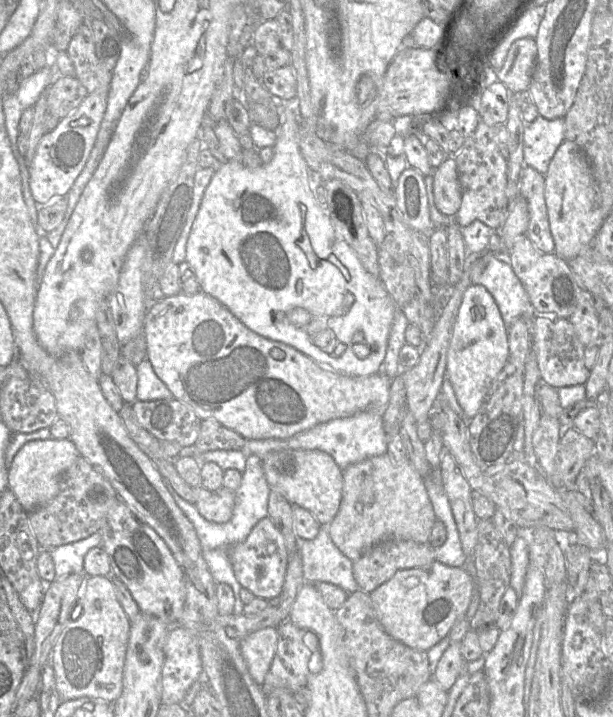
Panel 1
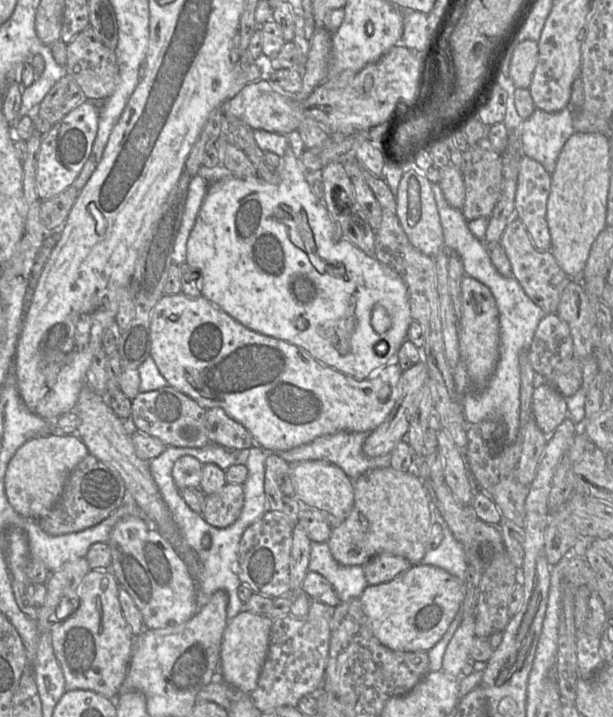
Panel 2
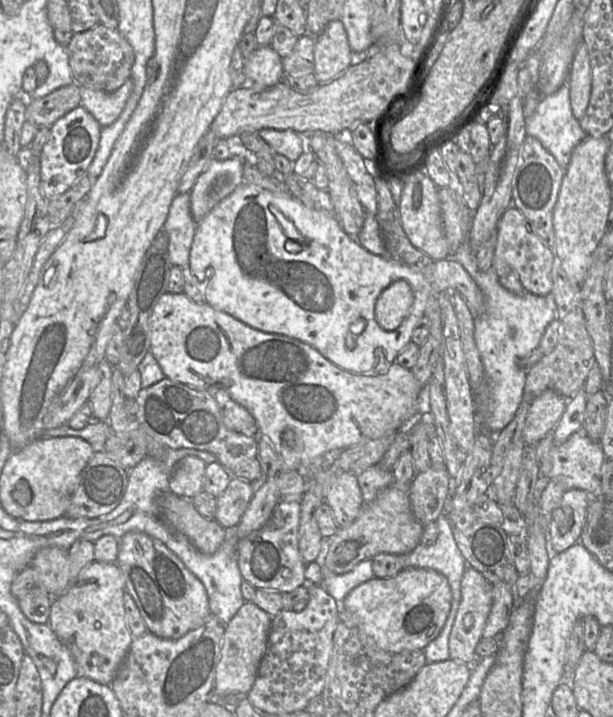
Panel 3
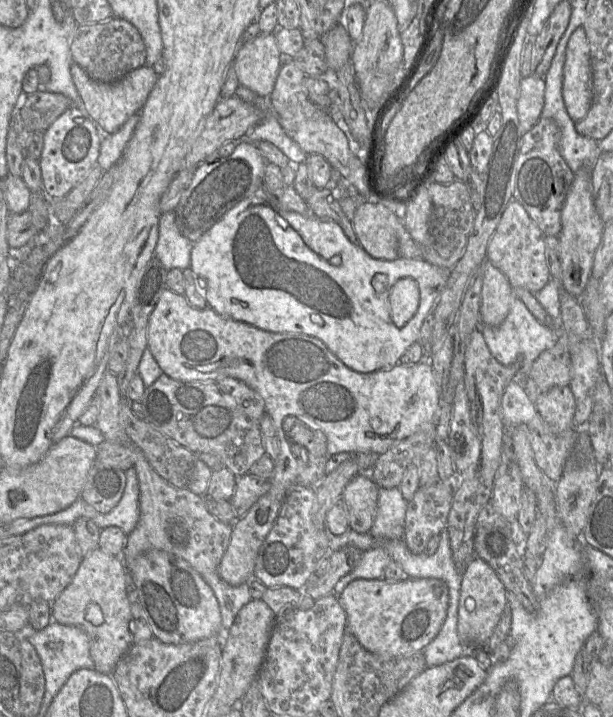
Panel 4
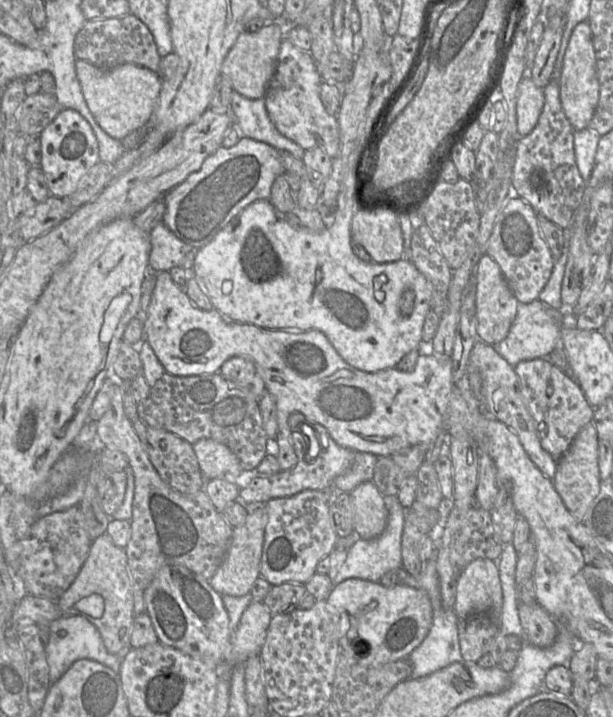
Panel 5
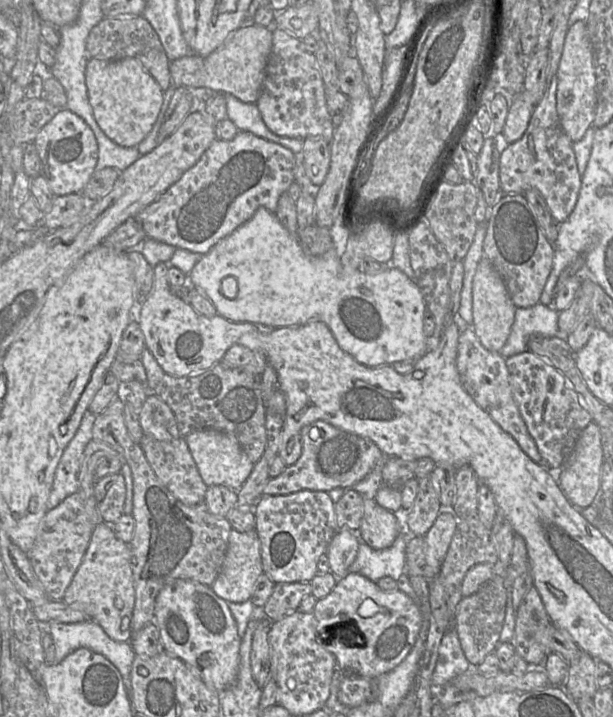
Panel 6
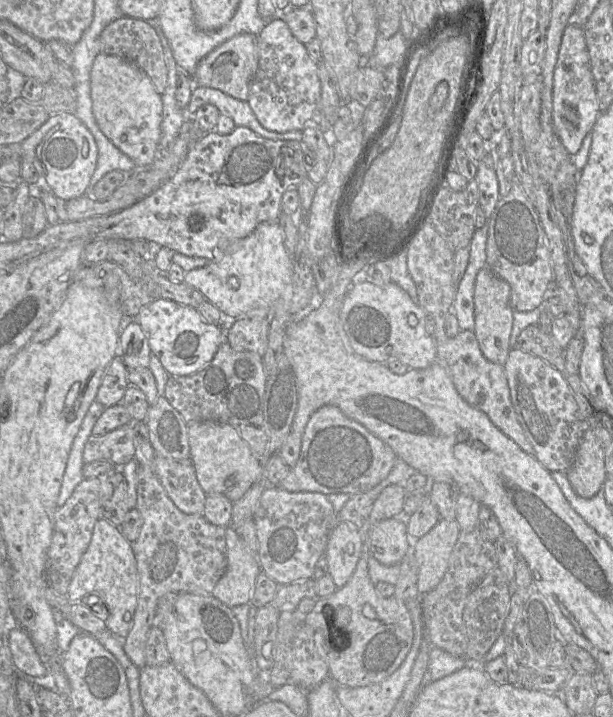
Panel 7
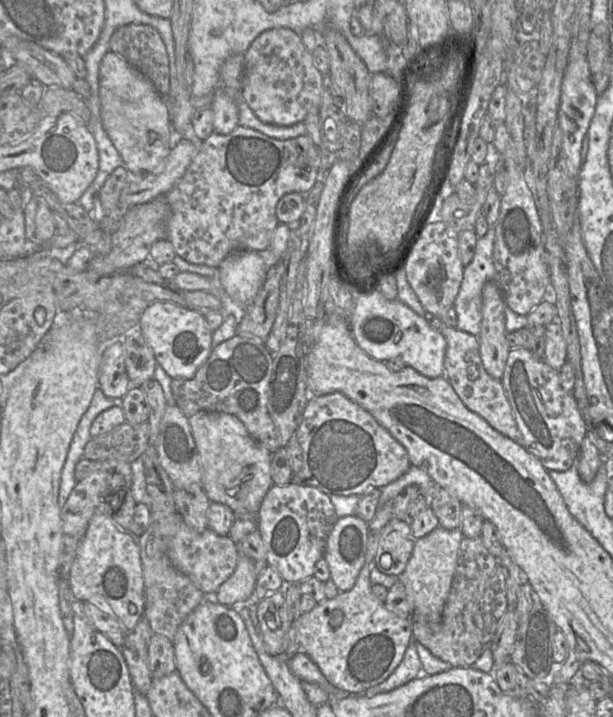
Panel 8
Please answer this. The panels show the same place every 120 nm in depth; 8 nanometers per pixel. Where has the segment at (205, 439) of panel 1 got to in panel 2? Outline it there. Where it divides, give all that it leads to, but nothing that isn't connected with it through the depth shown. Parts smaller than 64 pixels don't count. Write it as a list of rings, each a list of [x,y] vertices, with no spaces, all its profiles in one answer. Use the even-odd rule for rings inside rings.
[[[219,407],[207,410],[207,428],[211,443],[229,450],[245,450],[255,443],[250,432]]]

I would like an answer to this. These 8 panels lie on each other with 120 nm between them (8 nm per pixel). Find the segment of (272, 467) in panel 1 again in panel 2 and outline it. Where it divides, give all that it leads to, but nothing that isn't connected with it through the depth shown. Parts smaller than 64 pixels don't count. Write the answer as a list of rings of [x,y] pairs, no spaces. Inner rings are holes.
[[[327,461],[293,462],[290,479],[300,503],[318,509],[332,528],[349,516],[354,504],[353,480],[337,465]]]

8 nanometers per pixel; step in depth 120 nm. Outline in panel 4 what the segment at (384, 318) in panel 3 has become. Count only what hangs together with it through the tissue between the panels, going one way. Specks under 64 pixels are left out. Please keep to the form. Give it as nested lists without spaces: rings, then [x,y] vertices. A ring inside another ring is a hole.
[[[413,278],[399,279],[391,288],[389,295],[390,315],[395,326],[401,328],[418,310],[420,293]]]

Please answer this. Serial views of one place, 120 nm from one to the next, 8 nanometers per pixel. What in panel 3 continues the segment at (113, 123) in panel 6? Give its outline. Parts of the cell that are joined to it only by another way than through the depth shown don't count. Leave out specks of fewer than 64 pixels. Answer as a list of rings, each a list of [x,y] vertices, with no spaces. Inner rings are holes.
[[[130,77],[120,88],[111,93],[80,87],[81,105],[103,128],[111,125],[118,119],[132,90],[133,81]]]

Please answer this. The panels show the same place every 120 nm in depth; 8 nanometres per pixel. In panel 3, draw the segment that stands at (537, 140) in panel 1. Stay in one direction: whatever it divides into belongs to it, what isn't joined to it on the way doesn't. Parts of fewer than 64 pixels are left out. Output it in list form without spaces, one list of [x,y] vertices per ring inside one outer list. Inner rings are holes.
[[[568,78],[555,93],[541,98],[534,113],[525,118],[525,129],[528,136],[536,138],[554,156],[562,169],[567,168],[573,149],[588,137],[572,114]]]

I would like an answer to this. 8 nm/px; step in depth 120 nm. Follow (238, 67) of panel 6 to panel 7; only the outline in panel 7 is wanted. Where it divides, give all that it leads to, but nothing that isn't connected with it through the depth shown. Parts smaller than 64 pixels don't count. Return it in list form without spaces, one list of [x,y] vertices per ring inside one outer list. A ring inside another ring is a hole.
[[[242,33],[227,40],[200,60],[192,76],[194,86],[218,89],[225,94],[247,101],[250,82],[258,68],[257,35]]]

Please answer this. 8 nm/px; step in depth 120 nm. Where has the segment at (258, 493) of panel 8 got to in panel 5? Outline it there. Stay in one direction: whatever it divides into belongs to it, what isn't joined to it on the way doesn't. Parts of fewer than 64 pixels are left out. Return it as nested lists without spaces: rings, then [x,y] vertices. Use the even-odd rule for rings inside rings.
[[[203,438],[192,446],[205,479],[228,478],[242,482],[247,478],[239,459],[226,445]]]

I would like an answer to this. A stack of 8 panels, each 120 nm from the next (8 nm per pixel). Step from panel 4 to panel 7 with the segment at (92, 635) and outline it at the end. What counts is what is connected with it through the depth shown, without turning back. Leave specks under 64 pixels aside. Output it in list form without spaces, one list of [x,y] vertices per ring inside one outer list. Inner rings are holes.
[[[104,518],[94,525],[90,544],[83,554],[71,579],[67,597],[70,602],[80,601],[91,592],[99,592],[105,601],[108,617],[105,620],[107,629],[117,638],[124,640],[133,627],[133,619],[124,620],[126,612],[133,616],[138,605],[139,574],[130,543],[120,529]]]

